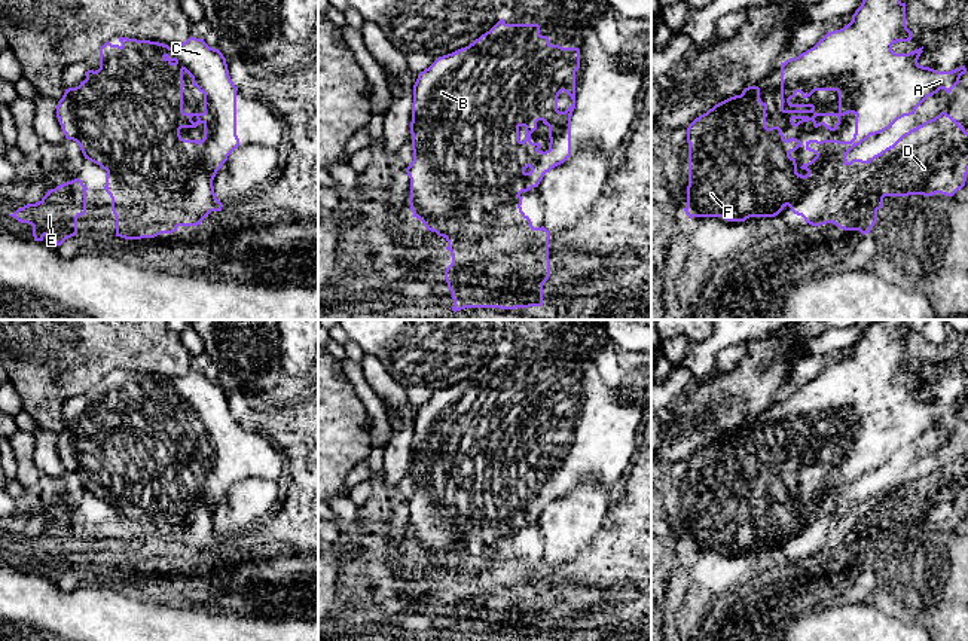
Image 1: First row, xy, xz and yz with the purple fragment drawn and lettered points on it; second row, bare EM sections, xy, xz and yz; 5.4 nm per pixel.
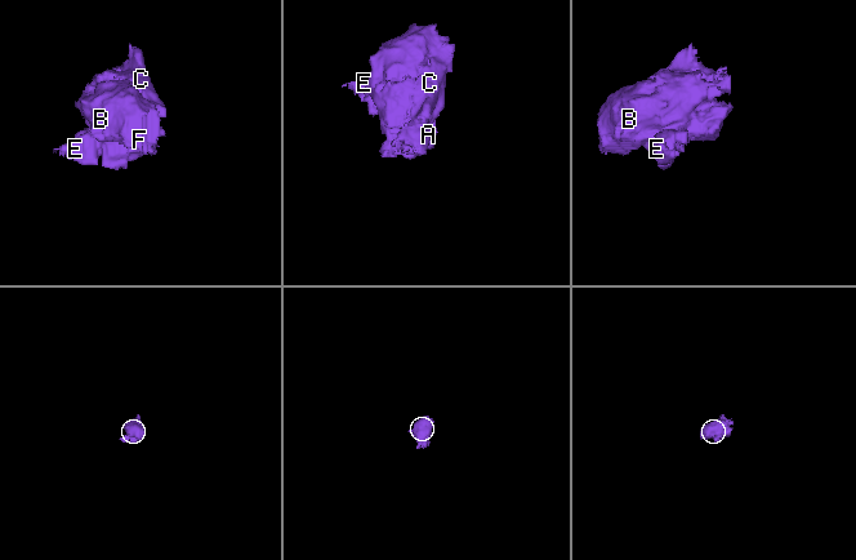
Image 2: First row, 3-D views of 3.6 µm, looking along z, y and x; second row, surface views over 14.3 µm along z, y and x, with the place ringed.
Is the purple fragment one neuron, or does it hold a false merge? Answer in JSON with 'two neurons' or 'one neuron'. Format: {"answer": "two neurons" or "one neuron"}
{"answer": "one neuron"}

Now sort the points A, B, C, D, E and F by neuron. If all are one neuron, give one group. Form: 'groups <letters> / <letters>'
groups A B C D E F

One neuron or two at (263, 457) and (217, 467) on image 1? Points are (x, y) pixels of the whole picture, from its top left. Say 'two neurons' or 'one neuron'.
one neuron

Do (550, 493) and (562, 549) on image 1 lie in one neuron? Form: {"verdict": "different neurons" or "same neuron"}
{"verdict": "different neurons"}

